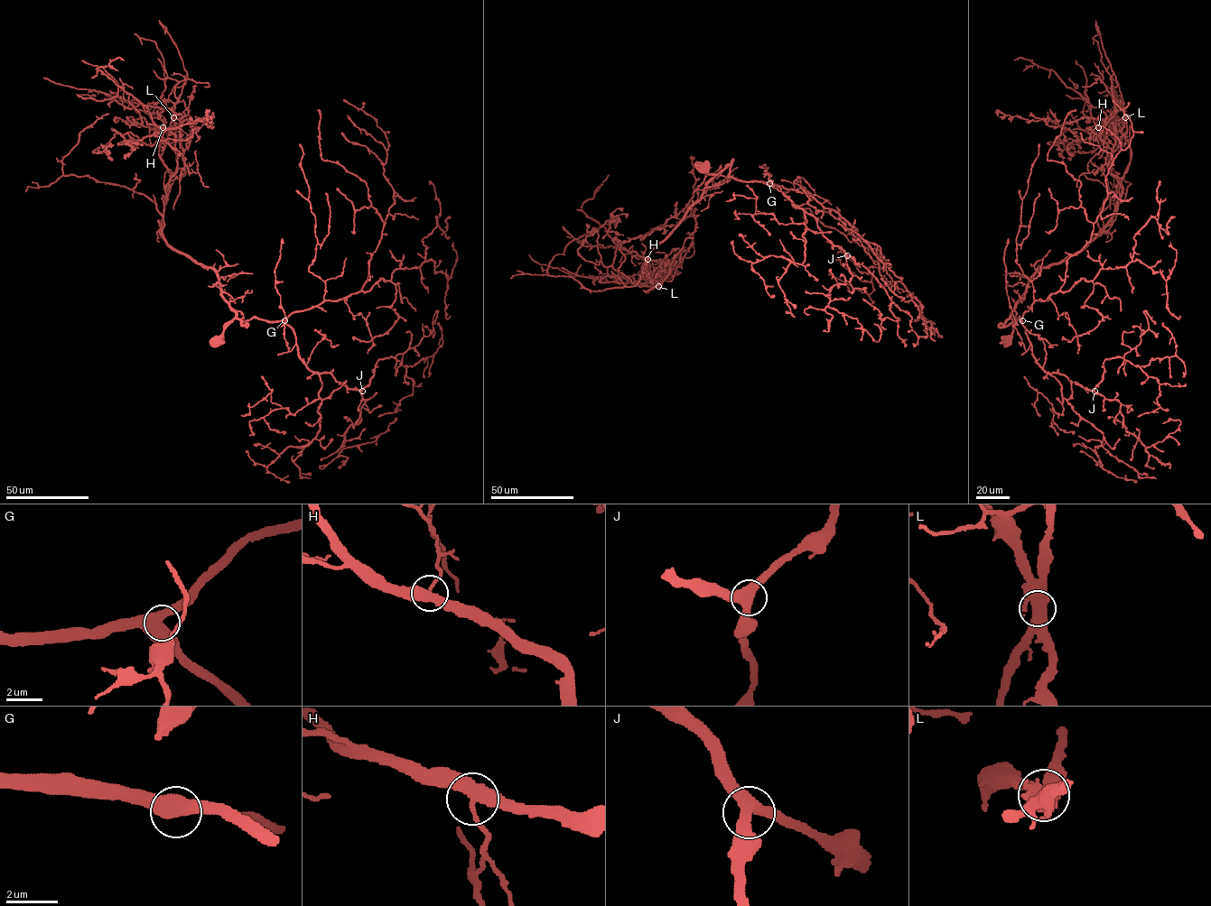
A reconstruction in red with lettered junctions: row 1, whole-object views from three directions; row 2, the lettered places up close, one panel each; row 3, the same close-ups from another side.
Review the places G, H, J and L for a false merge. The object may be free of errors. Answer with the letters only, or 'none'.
L

